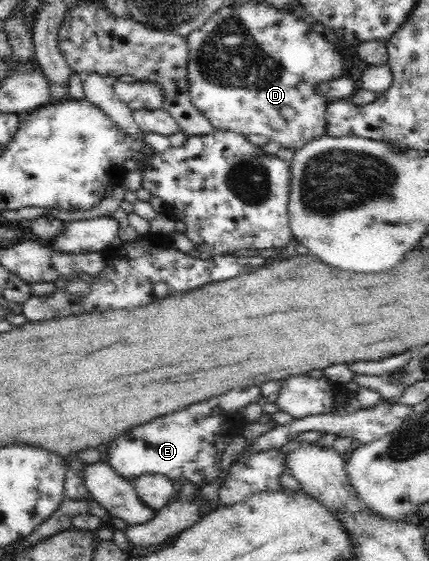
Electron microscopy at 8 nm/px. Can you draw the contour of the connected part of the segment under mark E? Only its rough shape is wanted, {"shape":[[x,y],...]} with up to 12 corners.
{"shape":[[260,389],[230,391],[132,427],[104,447],[124,478],[200,491]]}

